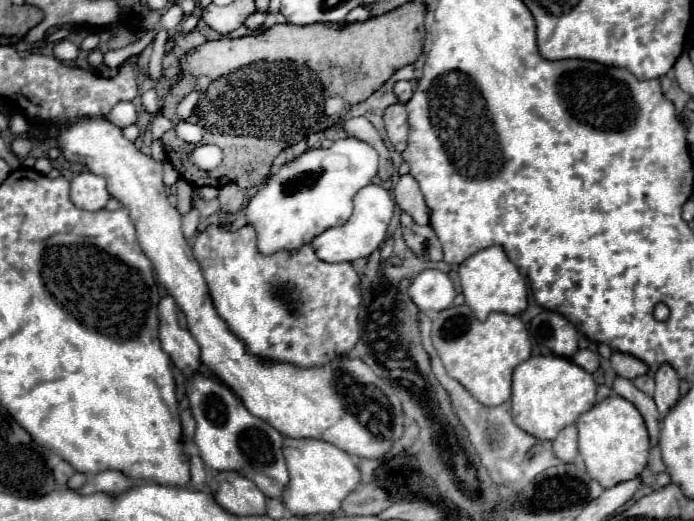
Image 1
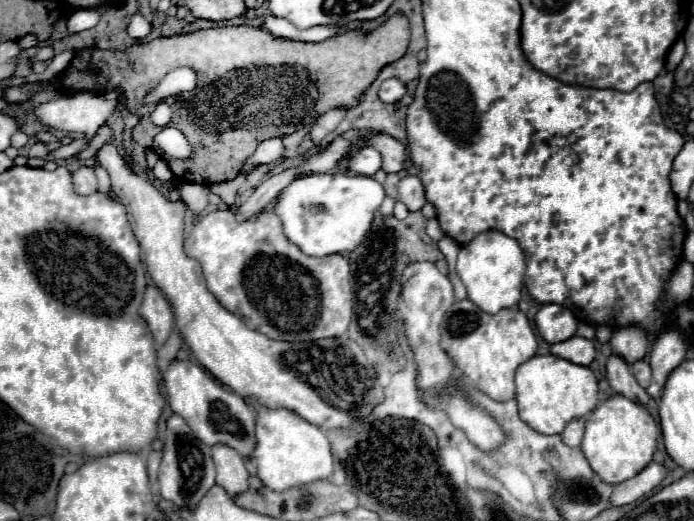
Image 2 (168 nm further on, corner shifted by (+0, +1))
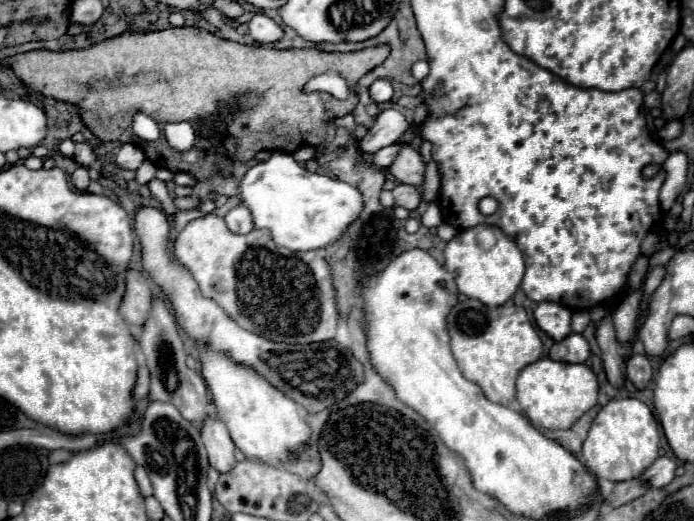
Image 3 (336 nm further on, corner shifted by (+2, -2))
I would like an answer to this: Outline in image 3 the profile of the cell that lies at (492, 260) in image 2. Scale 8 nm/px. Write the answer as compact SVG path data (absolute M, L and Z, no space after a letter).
M477 225L459 231L445 247L445 269L457 273L457 287L463 295L479 299L487 307L499 307L517 291L523 273L525 259L521 249L499 227Z

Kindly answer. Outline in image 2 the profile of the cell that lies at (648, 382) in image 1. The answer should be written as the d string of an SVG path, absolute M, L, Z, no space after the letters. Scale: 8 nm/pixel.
M639 360L639 362L635 362L635 364L631 366L631 372L633 372L633 376L637 378L639 386L647 388L647 386L651 384L651 368L649 368L647 360Z

